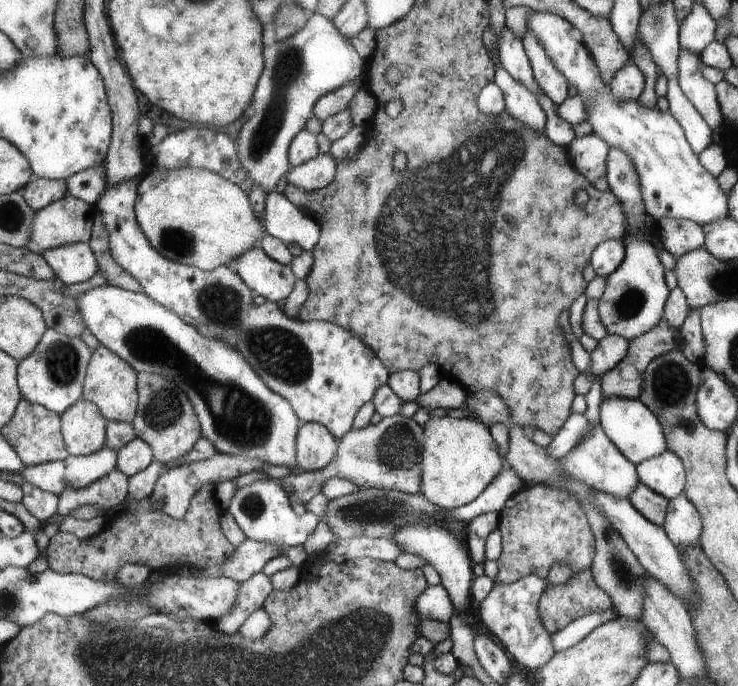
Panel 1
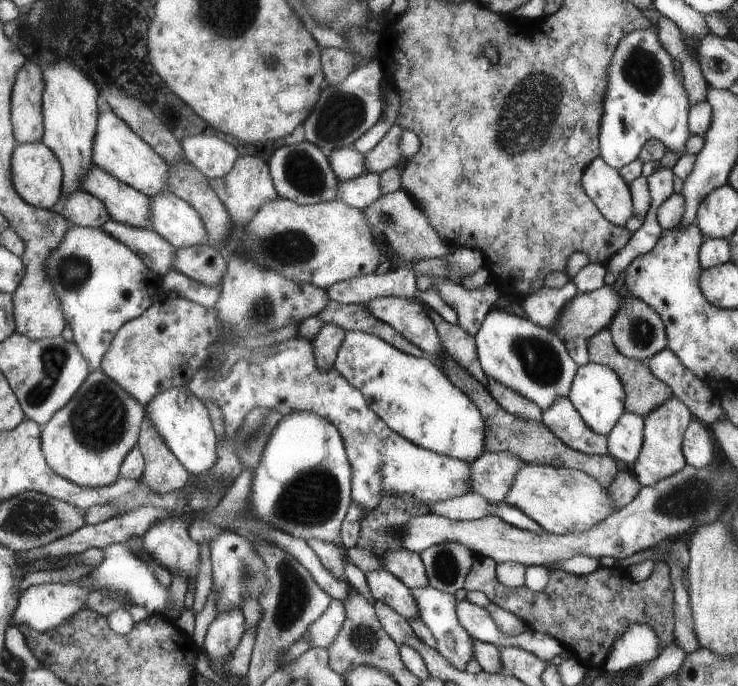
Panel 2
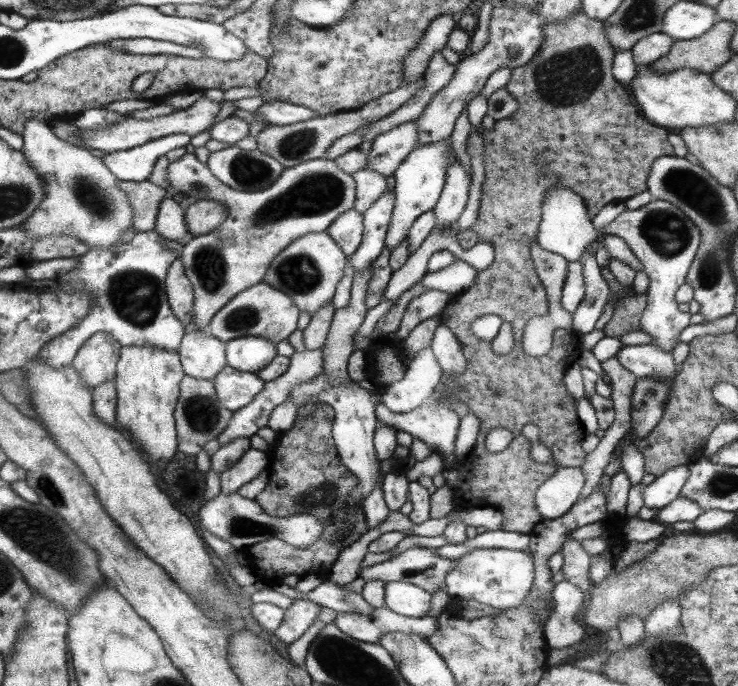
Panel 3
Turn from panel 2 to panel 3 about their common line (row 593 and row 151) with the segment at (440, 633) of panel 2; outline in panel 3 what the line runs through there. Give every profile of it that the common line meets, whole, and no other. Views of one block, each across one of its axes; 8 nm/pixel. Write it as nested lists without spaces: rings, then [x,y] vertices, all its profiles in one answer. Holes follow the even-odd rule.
[[[443,138],[439,142],[431,142],[425,146],[419,146],[408,154],[405,160],[401,161],[399,168],[392,172],[395,180],[393,211],[389,219],[389,230],[385,233],[385,248],[391,251],[407,234],[411,222],[422,212],[432,210],[440,199],[441,190],[444,189],[444,182],[447,178],[449,158],[447,158],[447,147],[451,147],[451,140]]]

